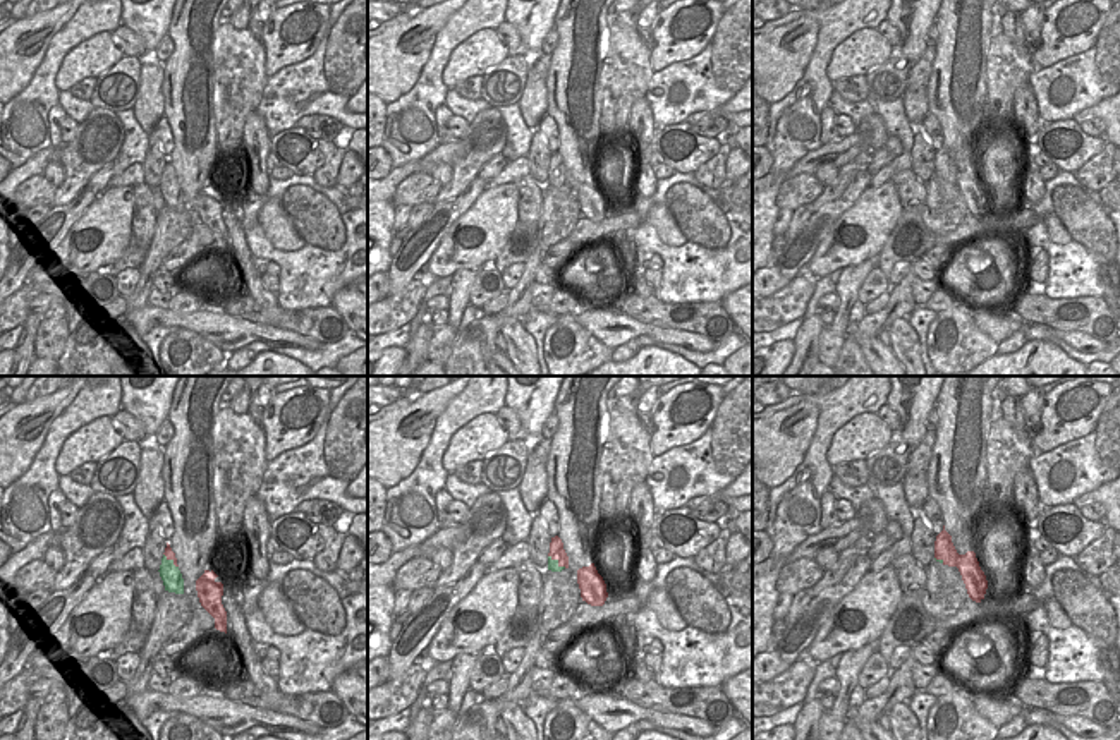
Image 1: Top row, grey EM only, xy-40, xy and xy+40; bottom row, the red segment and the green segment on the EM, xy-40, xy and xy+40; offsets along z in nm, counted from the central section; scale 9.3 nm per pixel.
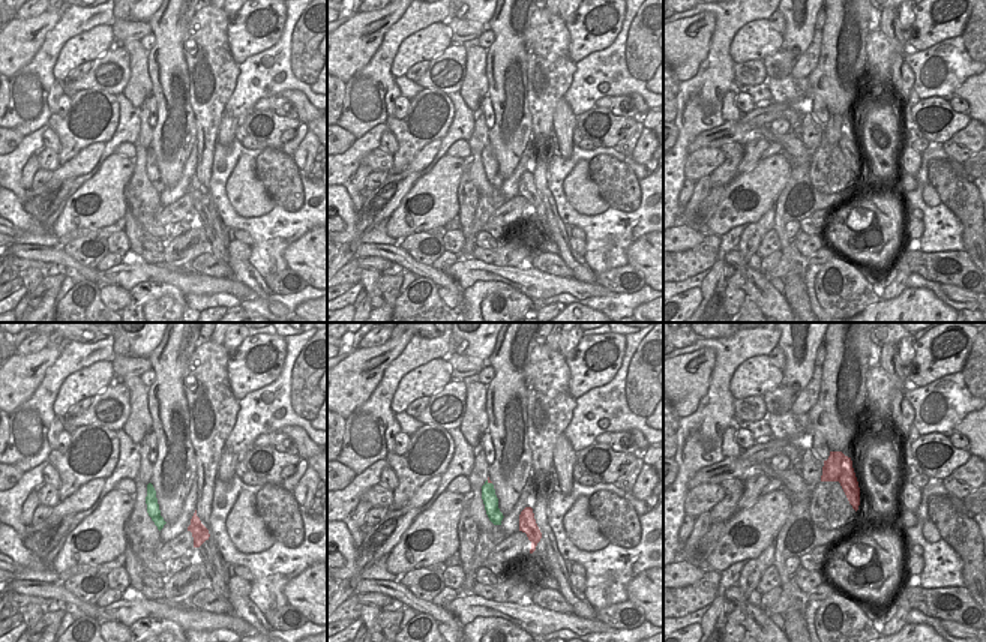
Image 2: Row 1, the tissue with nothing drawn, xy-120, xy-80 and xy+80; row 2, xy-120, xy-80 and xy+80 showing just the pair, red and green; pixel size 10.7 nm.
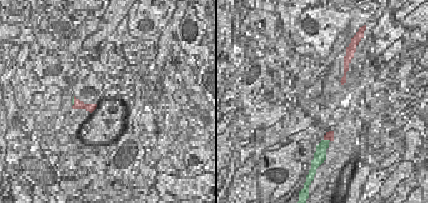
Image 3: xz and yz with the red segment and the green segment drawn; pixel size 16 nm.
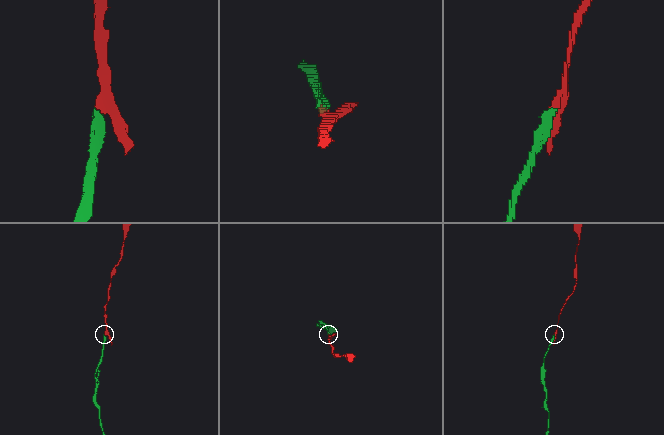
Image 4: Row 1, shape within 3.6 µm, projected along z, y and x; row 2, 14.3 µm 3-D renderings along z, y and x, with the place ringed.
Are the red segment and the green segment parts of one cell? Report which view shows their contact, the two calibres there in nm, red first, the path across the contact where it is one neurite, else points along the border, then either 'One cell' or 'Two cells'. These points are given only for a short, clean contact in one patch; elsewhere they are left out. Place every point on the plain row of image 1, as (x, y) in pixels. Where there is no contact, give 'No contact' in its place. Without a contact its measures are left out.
Touches red in xy. Thickness 140 nm (red) against 100 nm. Boundary: xy (548, 170), (566, 182). Two cells

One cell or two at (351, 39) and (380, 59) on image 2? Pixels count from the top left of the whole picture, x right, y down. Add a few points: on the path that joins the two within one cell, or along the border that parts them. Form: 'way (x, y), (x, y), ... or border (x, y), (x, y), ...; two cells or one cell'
border (393, 24), (386, 32), (372, 57), (348, 78); two cells

